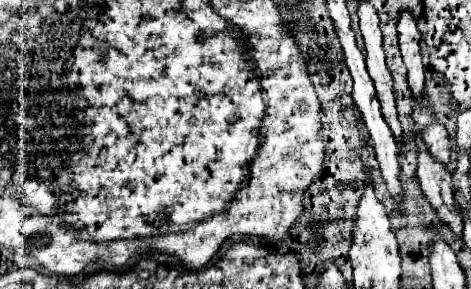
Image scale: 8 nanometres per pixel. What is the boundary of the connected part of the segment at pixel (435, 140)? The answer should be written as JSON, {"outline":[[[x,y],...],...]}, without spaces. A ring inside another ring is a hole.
{"outline":[[[432,120],[432,122],[424,128],[422,138],[424,138],[430,154],[432,154],[436,160],[440,160],[440,162],[444,162],[444,164],[450,162],[450,138],[448,138],[446,128],[444,128],[438,120]]]}

